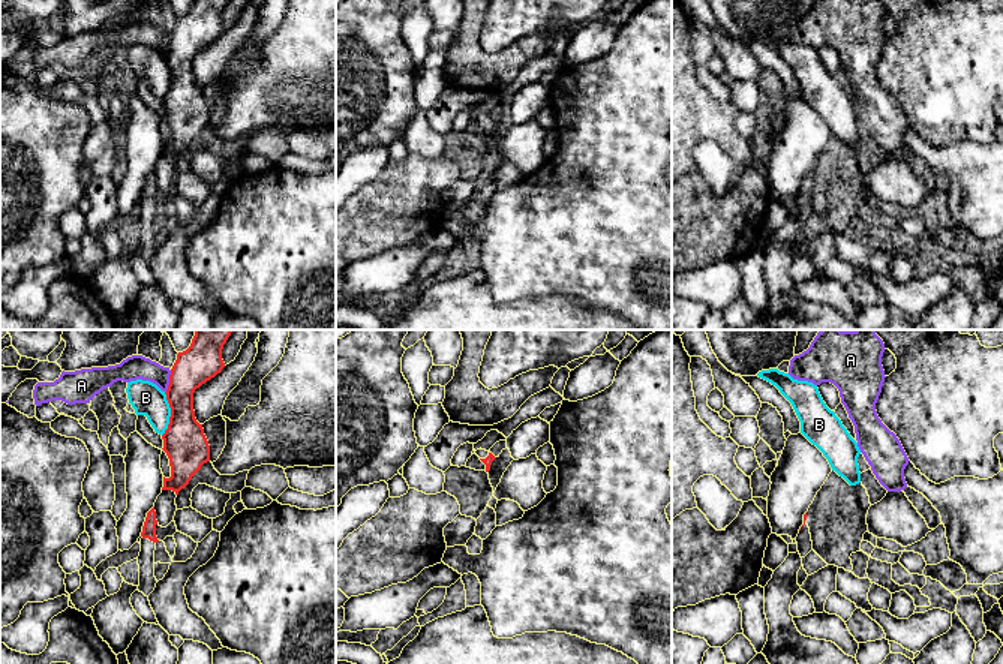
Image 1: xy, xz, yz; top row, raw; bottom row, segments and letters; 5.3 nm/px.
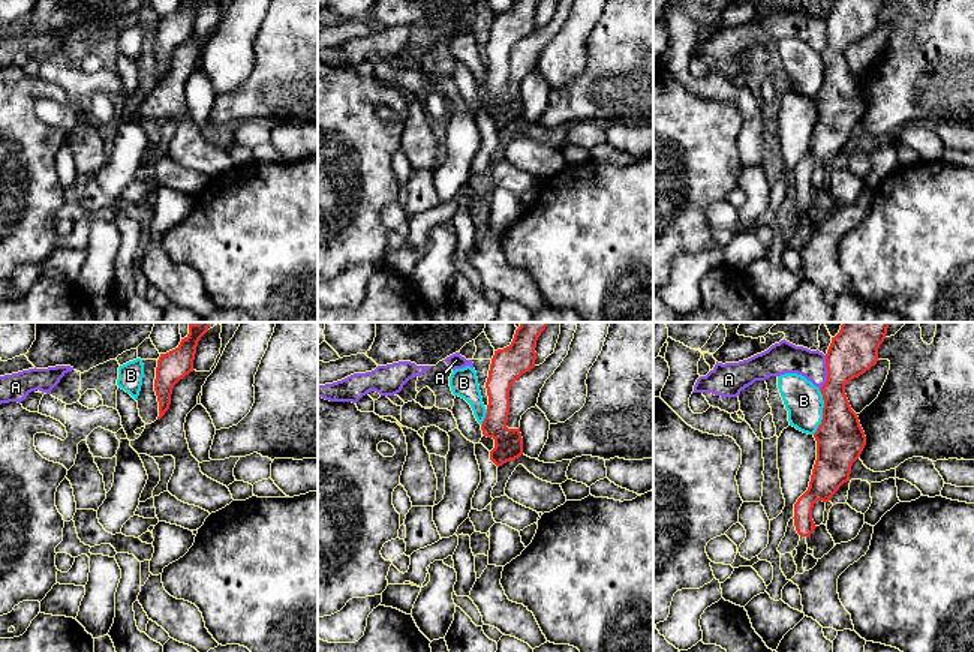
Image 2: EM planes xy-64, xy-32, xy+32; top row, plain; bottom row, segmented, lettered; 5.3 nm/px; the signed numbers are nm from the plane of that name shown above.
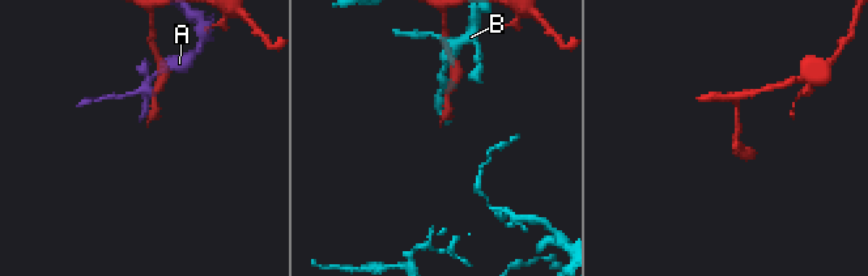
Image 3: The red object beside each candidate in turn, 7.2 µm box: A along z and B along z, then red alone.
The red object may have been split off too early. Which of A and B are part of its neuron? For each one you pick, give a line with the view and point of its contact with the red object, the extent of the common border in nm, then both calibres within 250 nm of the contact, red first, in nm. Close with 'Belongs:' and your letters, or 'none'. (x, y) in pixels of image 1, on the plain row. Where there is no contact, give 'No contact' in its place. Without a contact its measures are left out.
Belongs: none

